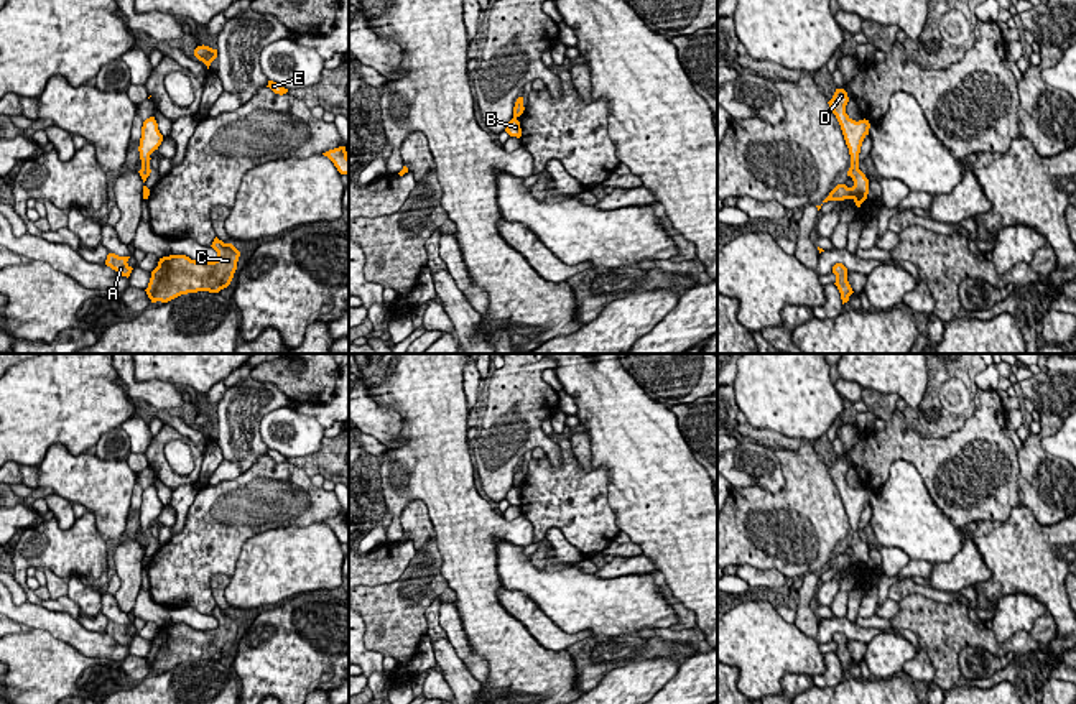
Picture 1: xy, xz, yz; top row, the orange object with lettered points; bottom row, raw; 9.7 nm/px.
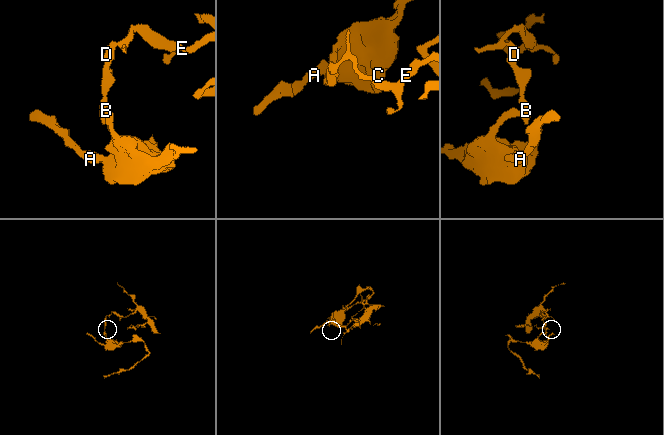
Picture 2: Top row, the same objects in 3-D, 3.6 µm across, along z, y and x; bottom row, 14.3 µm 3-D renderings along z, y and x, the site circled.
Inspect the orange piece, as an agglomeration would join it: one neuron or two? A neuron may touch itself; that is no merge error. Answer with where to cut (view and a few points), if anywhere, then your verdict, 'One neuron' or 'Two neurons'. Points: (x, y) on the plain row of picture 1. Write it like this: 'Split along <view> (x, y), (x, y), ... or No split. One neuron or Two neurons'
Split along yz (849, 556), (851, 566). Two neurons

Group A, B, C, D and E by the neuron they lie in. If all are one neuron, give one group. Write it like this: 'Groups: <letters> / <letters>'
Groups: A C / B D E

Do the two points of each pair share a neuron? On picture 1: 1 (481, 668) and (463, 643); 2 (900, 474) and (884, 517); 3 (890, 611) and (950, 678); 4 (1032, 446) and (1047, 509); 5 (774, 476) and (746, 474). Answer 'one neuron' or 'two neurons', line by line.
1: one neuron
2: one neuron
3: two neurons
4: one neuron
5: one neuron

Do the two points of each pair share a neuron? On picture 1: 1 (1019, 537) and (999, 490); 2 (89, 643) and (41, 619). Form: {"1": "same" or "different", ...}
{"1": "different", "2": "same"}

